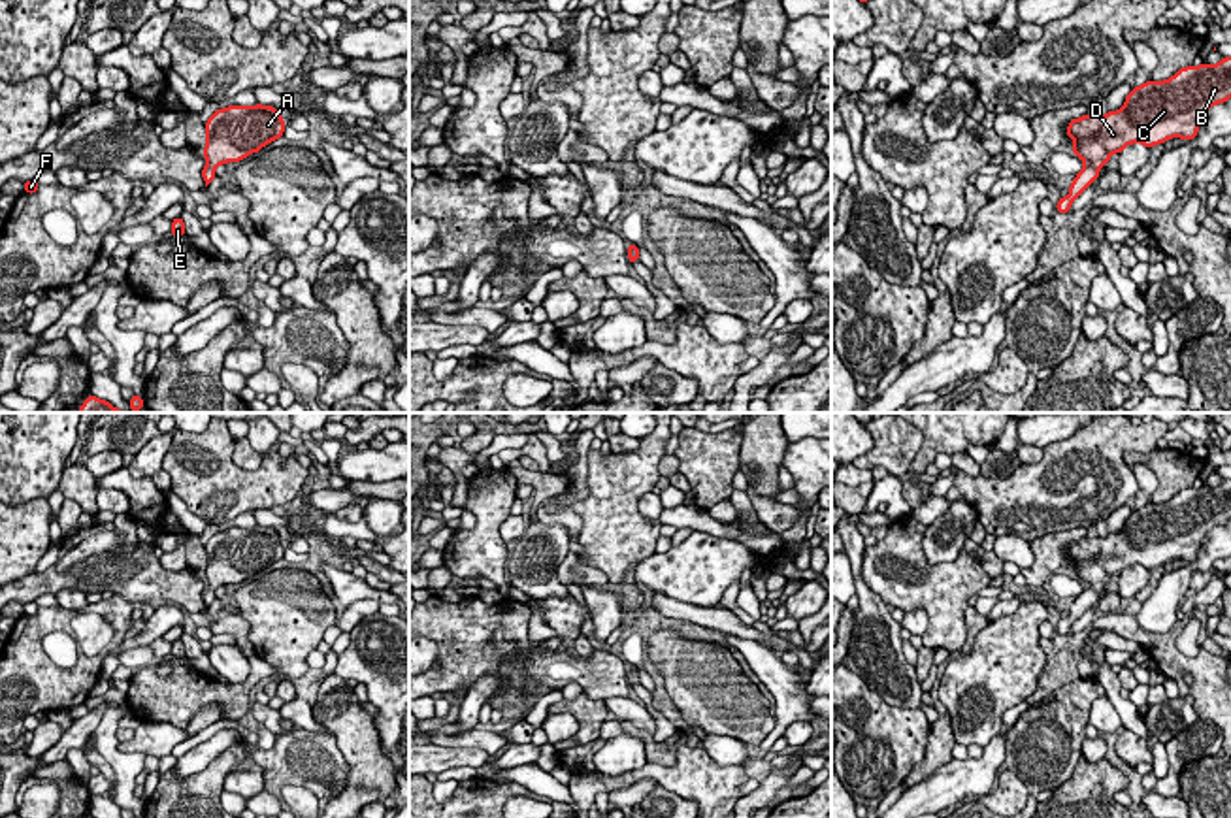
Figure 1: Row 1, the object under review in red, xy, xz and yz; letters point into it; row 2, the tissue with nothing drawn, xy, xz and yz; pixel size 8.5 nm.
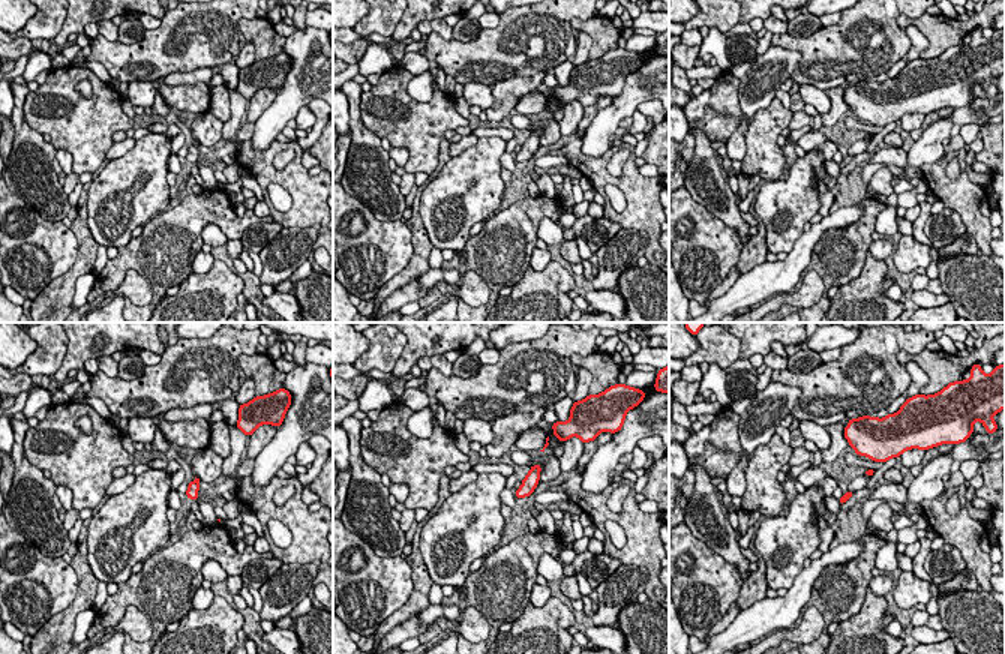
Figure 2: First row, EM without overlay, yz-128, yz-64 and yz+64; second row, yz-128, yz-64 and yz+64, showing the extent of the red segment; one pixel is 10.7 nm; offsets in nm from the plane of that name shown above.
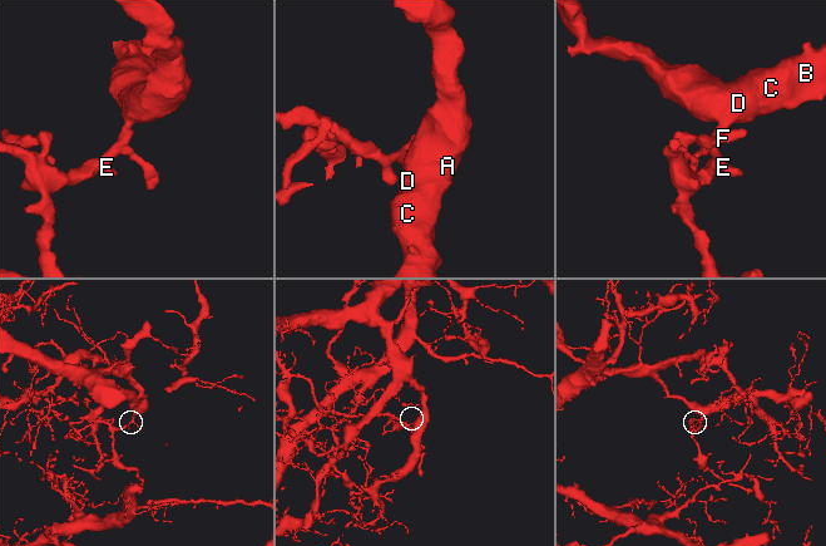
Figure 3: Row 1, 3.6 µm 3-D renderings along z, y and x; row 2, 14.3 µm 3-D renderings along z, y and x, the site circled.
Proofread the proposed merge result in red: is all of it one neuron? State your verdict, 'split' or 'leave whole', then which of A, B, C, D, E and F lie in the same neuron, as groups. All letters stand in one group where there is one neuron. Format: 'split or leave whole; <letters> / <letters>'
leave whole; A B C D E F

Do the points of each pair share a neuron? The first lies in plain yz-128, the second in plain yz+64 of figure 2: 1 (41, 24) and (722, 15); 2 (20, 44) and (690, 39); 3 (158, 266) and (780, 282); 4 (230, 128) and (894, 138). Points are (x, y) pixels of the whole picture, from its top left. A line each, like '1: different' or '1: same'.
1: same
2: different
3: different
4: different

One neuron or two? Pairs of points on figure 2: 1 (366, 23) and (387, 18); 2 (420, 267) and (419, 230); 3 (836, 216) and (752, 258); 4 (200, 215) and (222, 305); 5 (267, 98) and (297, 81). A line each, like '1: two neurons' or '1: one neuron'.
1: one neuron
2: one neuron
3: two neurons
4: two neurons
5: two neurons

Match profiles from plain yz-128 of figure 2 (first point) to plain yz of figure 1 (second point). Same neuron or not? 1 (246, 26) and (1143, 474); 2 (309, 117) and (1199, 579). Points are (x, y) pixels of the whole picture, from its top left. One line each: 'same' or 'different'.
1: different
2: different

